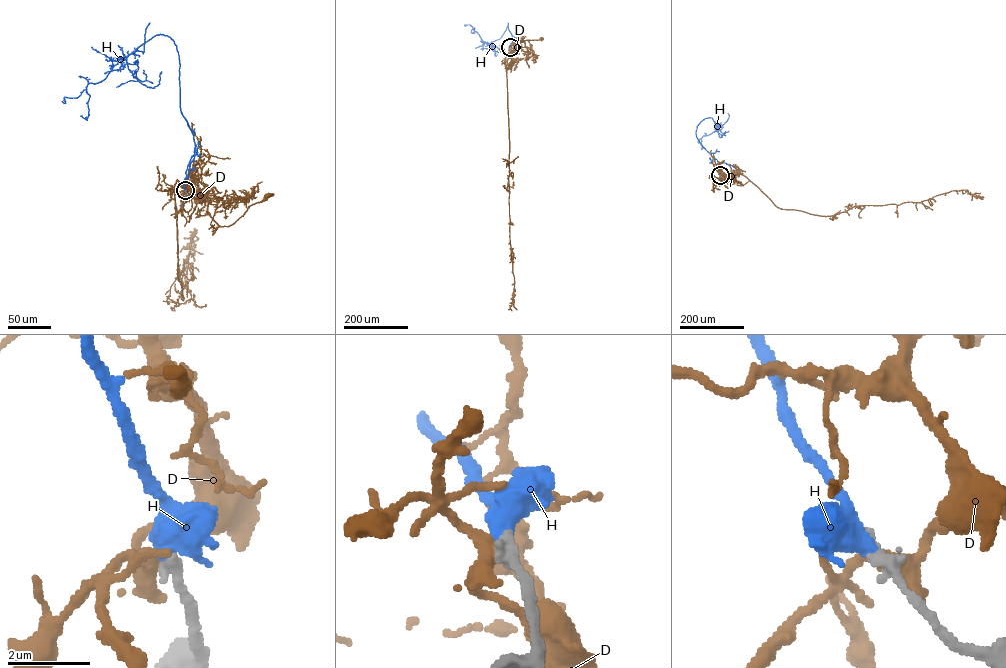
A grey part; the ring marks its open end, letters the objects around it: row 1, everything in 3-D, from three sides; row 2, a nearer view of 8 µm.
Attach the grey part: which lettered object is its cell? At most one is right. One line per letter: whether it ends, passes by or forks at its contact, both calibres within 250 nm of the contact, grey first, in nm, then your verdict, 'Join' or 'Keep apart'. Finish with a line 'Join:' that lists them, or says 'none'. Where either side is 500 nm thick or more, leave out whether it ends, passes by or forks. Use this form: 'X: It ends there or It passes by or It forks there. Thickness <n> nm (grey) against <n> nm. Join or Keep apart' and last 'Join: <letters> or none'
D: It forks there. Thickness 360 nm (grey) against 340 nm. Keep apart
H: Thickness 360 nm (grey) against 500 nm. Join
Join: H

